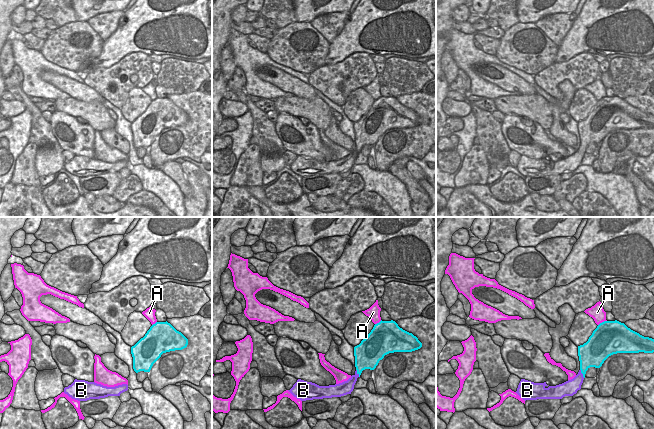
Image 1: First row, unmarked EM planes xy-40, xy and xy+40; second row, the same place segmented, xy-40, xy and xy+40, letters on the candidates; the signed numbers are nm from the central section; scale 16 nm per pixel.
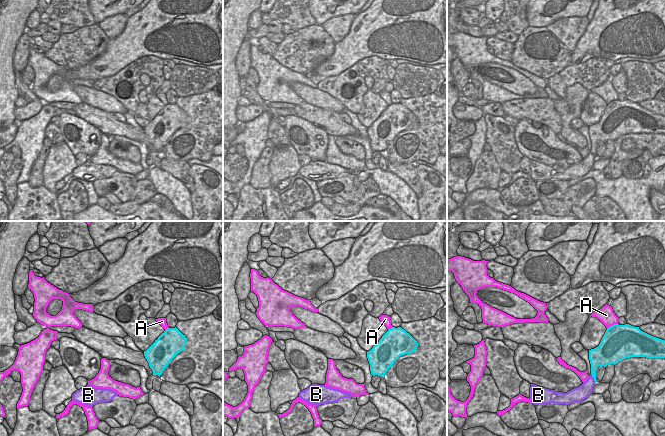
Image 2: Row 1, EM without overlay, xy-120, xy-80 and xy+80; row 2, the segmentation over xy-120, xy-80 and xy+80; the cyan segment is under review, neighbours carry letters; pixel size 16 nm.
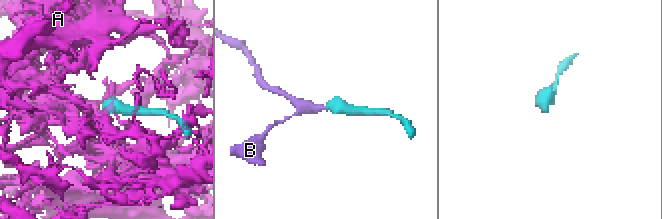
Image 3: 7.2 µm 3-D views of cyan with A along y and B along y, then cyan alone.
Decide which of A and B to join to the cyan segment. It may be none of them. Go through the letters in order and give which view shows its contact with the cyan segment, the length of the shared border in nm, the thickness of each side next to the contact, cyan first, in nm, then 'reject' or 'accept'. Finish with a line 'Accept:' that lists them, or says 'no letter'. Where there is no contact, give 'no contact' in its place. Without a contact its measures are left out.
A: contact in xy+40; length 170 nm; calibres 480 and 240 nm; reject
B: contact in xy; length 140 nm; calibres 280 and 170 nm; accept
Accept: B

